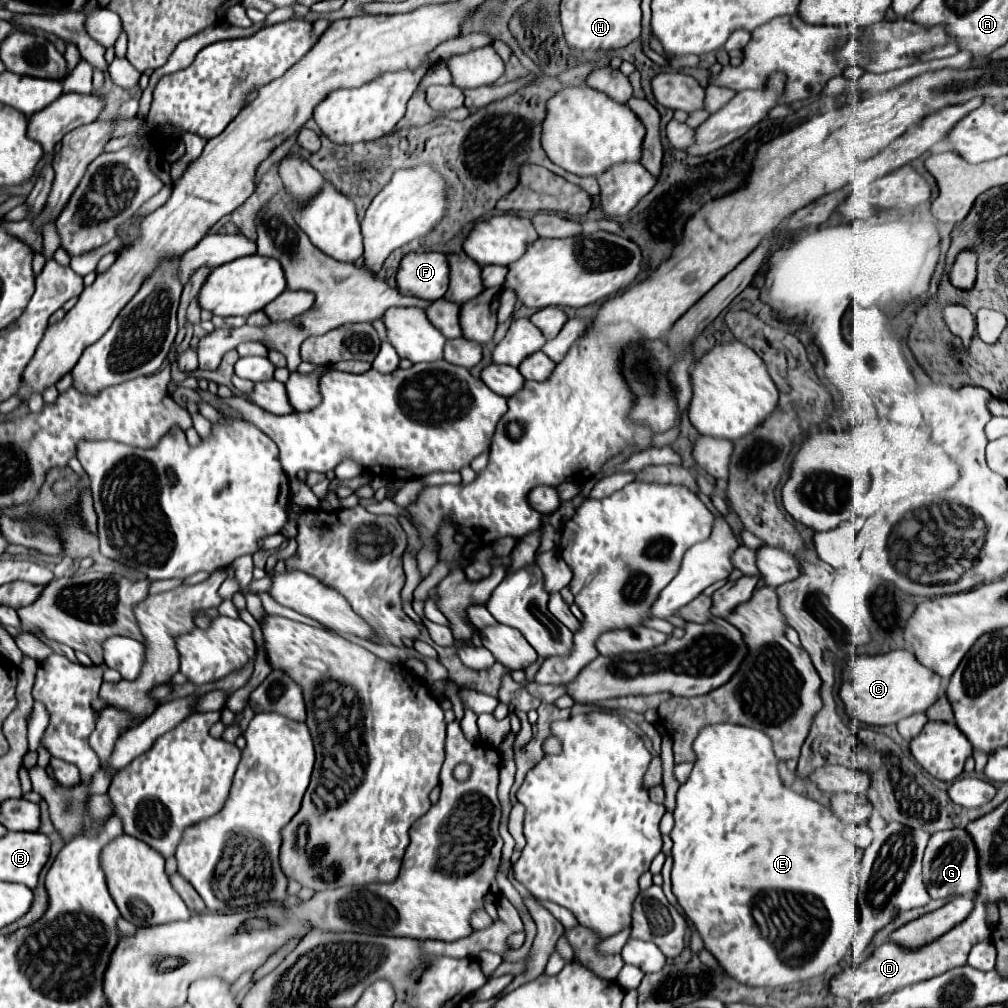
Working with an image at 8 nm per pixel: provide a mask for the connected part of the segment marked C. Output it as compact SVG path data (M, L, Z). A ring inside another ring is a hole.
M892 650L892 652L880 654L880 656L858 656L856 660L850 662L850 666L844 674L844 684L840 688L840 696L846 704L848 714L854 720L860 720L860 722L872 724L872 726L896 724L900 718L906 718L916 712L926 712L942 694L944 694L942 678L936 672L922 666L910 650Z

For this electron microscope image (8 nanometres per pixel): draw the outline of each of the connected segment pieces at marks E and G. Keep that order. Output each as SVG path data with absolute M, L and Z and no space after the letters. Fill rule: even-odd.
M708 724L698 732L692 748L696 754L696 762L694 762L692 774L686 780L686 784L682 784L678 788L676 810L674 810L674 828L670 832L670 838L674 842L674 848L672 848L672 858L674 858L672 892L674 892L674 896L678 898L684 912L694 920L698 932L702 934L704 946L714 954L714 958L722 964L722 968L740 984L784 986L784 984L792 984L792 982L800 982L800 980L808 980L808 978L824 974L830 966L838 964L846 956L846 952L854 940L854 934L856 934L856 924L858 924L856 896L858 896L858 892L852 886L852 876L858 866L858 850L836 830L840 826L840 820L832 814L830 808L796 794L790 786L786 786L782 782L780 772L778 772L778 758L772 750L772 740L764 732L760 732L756 728L736 726L736 724ZM802 912L808 912L808 922L802 922Z
M952 828L932 834L924 854L924 882L930 898L950 898L954 894L968 894L980 888L978 848L964 828Z

